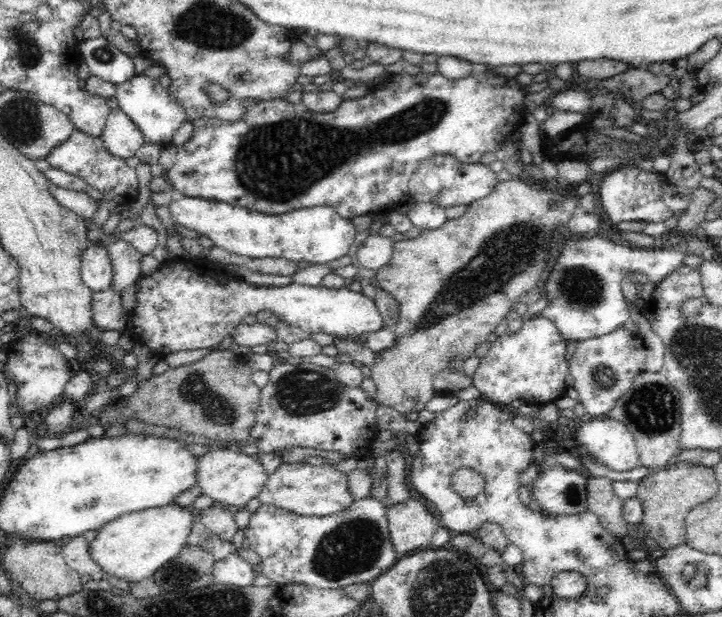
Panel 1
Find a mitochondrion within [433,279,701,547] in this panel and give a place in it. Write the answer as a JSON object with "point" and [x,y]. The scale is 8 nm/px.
{"point":[651,407]}

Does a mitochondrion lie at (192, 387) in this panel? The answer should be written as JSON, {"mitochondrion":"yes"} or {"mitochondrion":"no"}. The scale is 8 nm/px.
{"mitochondrion":"yes"}

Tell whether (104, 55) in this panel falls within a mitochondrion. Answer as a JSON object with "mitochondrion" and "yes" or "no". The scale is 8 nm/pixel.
{"mitochondrion":"yes"}

